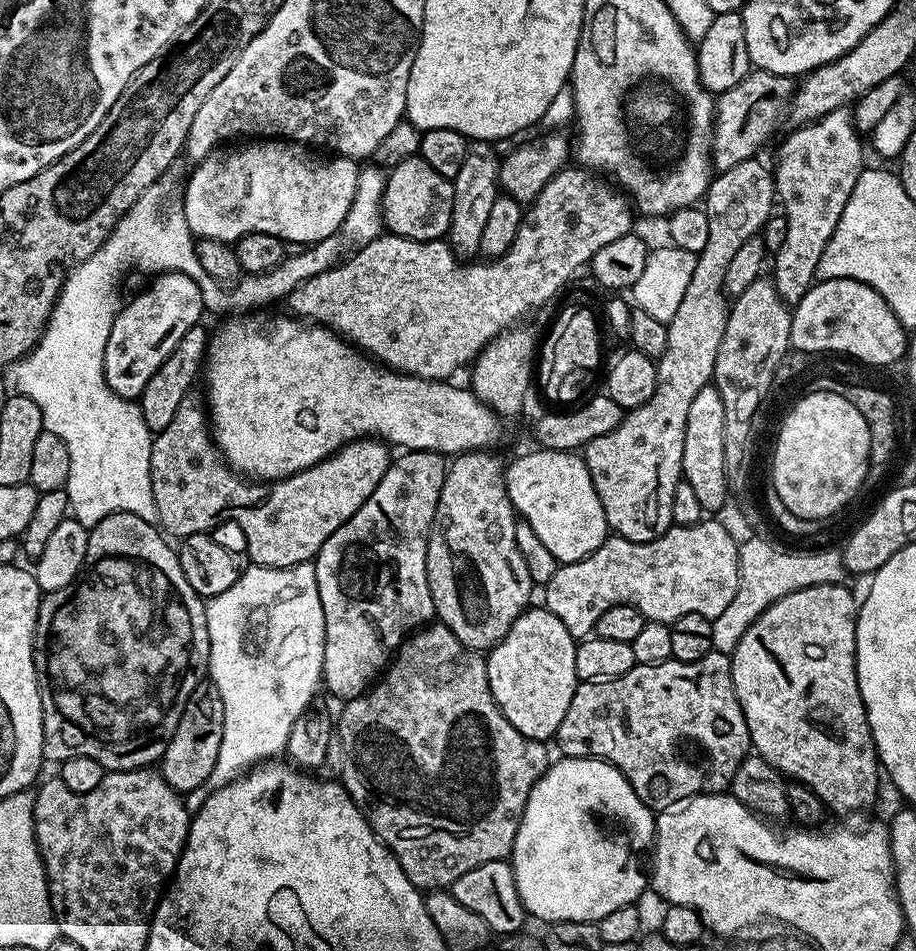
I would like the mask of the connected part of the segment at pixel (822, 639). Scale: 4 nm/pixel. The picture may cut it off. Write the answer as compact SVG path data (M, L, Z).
M847 583L823 584L822 586L806 586L806 590L798 590L794 594L786 594L774 606L770 606L758 619L742 634L742 642L730 653L732 661L732 681L744 721L748 727L748 738L755 755L766 758L770 766L780 771L781 776L791 778L795 783L805 784L818 794L825 809L832 812L856 812L859 808L868 808L876 800L876 791L880 788L882 769L880 757L876 754L876 743L870 730L870 722L866 714L866 706L862 702L862 694L856 677L856 613L858 611L857 597L852 597Z

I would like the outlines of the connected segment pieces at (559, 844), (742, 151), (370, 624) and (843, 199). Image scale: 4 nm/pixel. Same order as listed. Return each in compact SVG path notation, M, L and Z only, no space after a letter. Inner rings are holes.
M569 756L560 758L560 761L549 763L548 769L540 776L540 781L530 790L530 798L524 807L524 813L518 826L518 834L514 838L514 846L510 863L514 870L514 882L518 886L518 898L522 898L522 906L529 917L536 920L545 920L545 925L551 926L562 922L586 922L587 924L599 922L606 918L606 914L613 910L622 910L622 906L630 906L639 901L644 888L649 887L650 880L646 875L646 868L640 863L645 863L646 853L653 847L656 838L657 813L648 807L638 794L634 794L634 786L630 786L628 779L622 775L612 764L604 760L594 760L586 756Z
M752 70L742 78L742 82L715 97L712 166L716 172L730 170L730 166L738 166L738 162L757 155L756 151L771 138L780 116L782 120L785 115L786 105L797 87L797 81L791 76Z
M408 450L400 454L397 460L395 457L389 463L386 474L382 474L382 482L378 482L378 486L374 486L374 494L370 494L370 498L366 498L366 502L362 502L362 506L355 514L345 524L338 526L338 530L334 530L334 534L330 534L330 538L326 538L326 542L320 547L319 554L314 557L318 598L322 602L322 614L324 615L324 674L322 684L325 689L328 687L340 699L340 702L347 702L355 698L355 696L361 696L363 692L368 691L387 669L396 649L413 632L425 627L436 616L436 607L432 601L430 586L428 585L426 562L428 561L428 535L432 529L434 510L438 506L438 498L444 485L445 471L446 460L439 452L414 452Z
M847 107L835 108L833 112L791 130L793 132L781 142L776 152L776 168L774 164L776 194L779 203L784 203L782 214L786 218L786 242L782 242L782 250L774 253L773 260L776 261L773 264L771 261L770 279L784 303L794 306L817 283L816 271L818 262L822 262L822 250L826 250L826 242L830 242L842 218L842 210L846 210L846 202L850 202L854 182L858 182L866 161L864 148L860 145L861 133L857 132L856 125L852 123L852 113Z

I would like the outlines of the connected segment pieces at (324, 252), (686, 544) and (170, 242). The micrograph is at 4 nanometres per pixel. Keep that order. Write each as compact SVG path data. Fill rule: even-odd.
M360 168L358 174L358 186L354 194L354 202L342 222L342 226L330 238L319 240L317 244L305 247L297 256L285 255L284 261L269 272L259 274L248 274L236 284L236 289L232 292L232 304L236 310L252 310L255 304L270 304L274 300L283 301L302 282L314 278L314 274L322 274L327 268L333 267L341 259L340 251L343 248L355 250L364 244L369 244L374 238L382 235L382 221L380 219L380 199L384 193L384 181L386 179L385 169L380 168ZM340 256L340 257L339 257ZM246 307L246 308L242 308Z
M701 518L694 524L677 524L650 542L630 542L621 536L609 535L598 550L573 564L560 564L557 572L543 589L543 603L556 615L558 622L570 630L574 638L587 638L596 630L598 618L610 606L629 604L644 616L645 621L657 620L672 625L684 614L702 614L714 618L730 606L730 598L738 590L738 558L740 545L730 538L716 518Z
M165 174L143 192L134 206L120 219L106 242L90 258L80 261L69 272L64 280L60 296L52 307L48 325L40 336L35 348L15 365L16 388L21 396L30 398L42 410L44 431L58 434L62 442L66 442L66 450L70 450L70 478L66 485L70 512L75 519L85 526L91 526L102 518L115 512L138 514L146 522L156 524L156 507L150 482L150 450L154 434L146 426L146 418L142 418L142 410L136 400L124 400L116 396L114 390L108 388L104 377L104 351L106 338L110 338L110 326L116 313L122 307L122 299L116 294L124 272L136 268L149 276L161 272L180 272L198 282L198 290L202 290L205 298L210 298L212 308L216 312L224 312L228 308L228 292L221 281L213 276L202 265L196 252L196 240L189 230L189 223L183 212L176 212L168 218L164 214L164 204L174 186L171 175Z

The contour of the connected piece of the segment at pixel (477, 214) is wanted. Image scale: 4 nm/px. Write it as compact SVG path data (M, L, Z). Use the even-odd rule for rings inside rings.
M473 139L466 150L466 159L462 161L462 167L451 181L454 190L454 210L450 214L446 239L452 245L453 252L460 258L472 258L479 253L482 229L486 226L490 210L494 207L498 195L501 157L496 156L495 150L488 144L491 143L487 139Z

